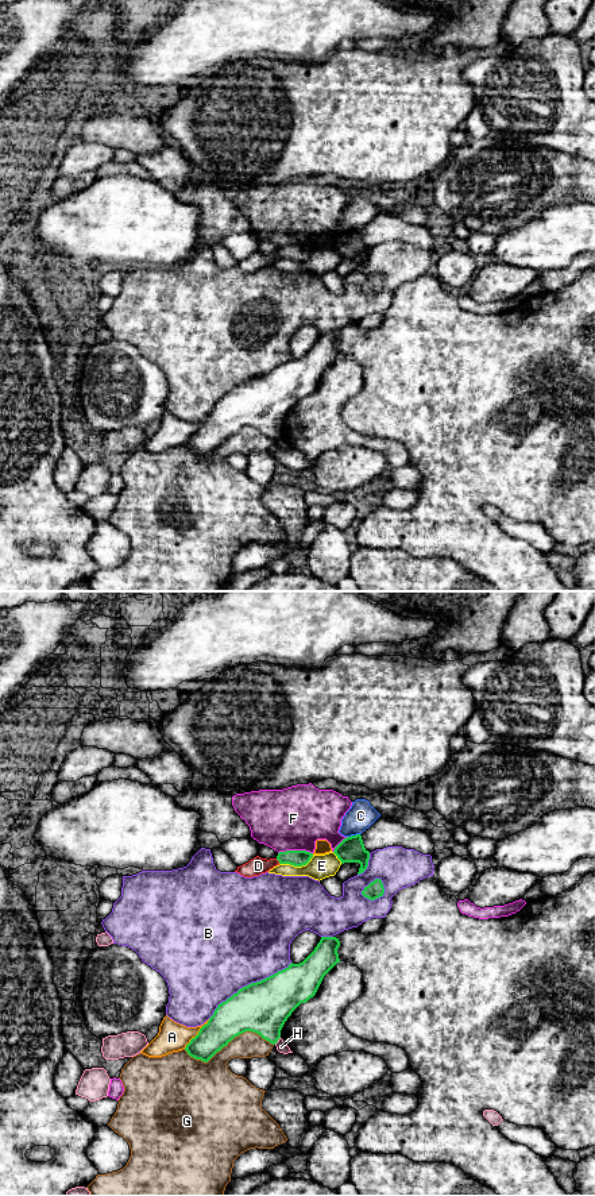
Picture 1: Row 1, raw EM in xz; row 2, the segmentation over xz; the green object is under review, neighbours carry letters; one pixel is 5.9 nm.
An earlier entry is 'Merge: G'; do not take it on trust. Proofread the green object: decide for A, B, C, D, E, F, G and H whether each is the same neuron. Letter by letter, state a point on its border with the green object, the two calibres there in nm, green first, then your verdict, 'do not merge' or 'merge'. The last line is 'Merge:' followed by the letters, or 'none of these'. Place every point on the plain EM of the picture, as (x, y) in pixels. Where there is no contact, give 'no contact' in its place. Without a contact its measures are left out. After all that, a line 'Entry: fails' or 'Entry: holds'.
A: contact xz (197, 429); calibres 220 and 170 nm; do not merge
B: contact xz (248, 379); calibres 320 and 500 nm; do not merge
C: contact xz (352, 231); calibres 160 and 160 nm; do not merge
D: contact xz (278, 255); calibres 100 and 110 nm; merge
E: contact xz (297, 261); calibres 100 and 140 nm; do not merge
F: contact xz (294, 246); calibres 100 and 380 nm; do not merge
G: contact xz (228, 436); calibres 280 and 220 nm; do not merge
H: contact xz (277, 436); calibres 320 and 60 nm; do not merge
Merge: D
Entry: fails

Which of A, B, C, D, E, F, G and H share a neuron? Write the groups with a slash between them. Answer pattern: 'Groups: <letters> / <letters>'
Groups: A / B / C / D / E / F / G / H

